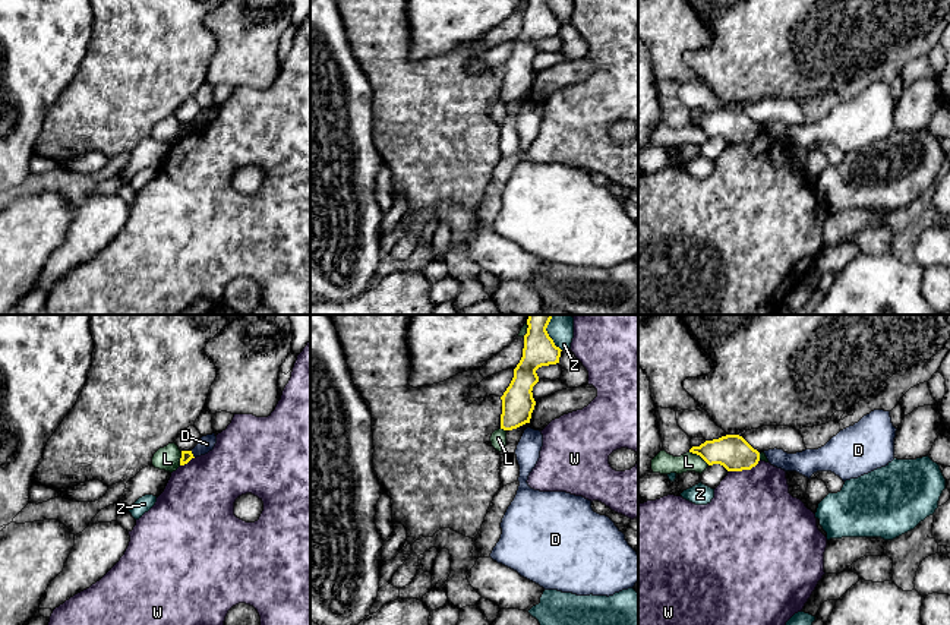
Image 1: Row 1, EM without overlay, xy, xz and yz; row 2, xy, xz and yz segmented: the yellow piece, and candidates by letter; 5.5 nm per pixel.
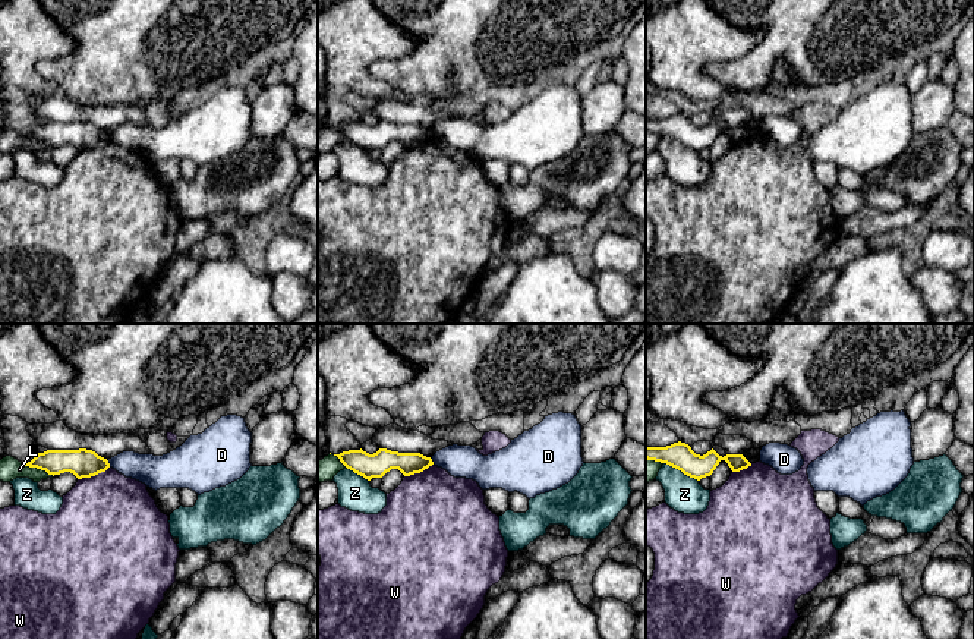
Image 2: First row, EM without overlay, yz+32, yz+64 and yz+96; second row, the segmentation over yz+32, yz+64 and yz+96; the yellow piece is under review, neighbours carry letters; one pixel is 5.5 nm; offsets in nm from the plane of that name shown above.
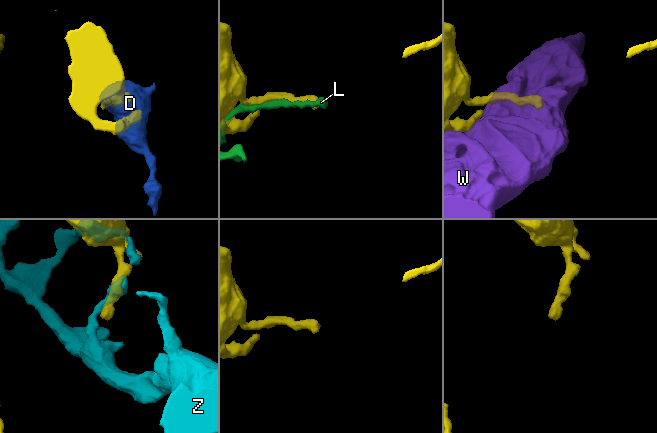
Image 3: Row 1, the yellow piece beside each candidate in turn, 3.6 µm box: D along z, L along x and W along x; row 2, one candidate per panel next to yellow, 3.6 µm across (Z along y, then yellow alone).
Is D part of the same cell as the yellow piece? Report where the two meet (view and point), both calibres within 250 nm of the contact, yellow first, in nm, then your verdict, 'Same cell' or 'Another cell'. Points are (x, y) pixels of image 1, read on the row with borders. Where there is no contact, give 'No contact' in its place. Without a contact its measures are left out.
Touches yellow at xy (192, 454). Thickness 60 nm (yellow) against 90 nm. Another cell

